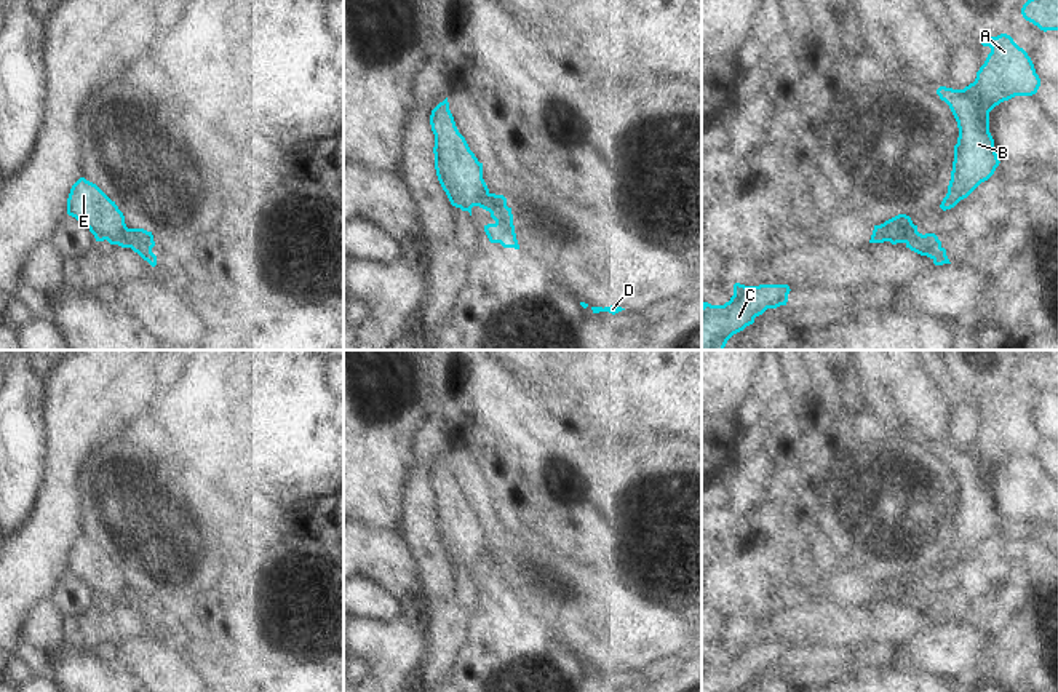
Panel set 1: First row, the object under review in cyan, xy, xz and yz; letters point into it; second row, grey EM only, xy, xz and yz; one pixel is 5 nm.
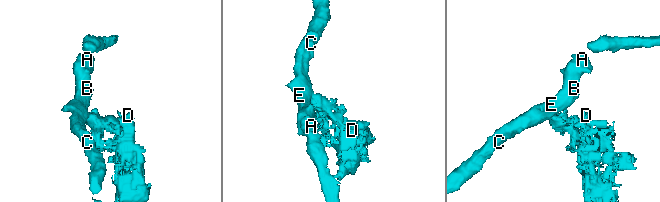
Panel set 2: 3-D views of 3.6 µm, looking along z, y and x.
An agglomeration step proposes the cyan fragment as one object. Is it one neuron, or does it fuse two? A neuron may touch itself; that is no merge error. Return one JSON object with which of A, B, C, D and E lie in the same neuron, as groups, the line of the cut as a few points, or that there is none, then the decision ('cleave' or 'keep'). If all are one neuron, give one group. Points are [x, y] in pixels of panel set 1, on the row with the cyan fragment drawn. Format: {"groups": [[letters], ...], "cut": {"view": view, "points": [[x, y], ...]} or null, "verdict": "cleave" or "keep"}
{"groups": [["A", "B", "C", "E"], ["D"]], "cut": {"view": "yz", "points": [[913, 224], [906, 230], [903, 242]]}, "verdict": "cleave"}

